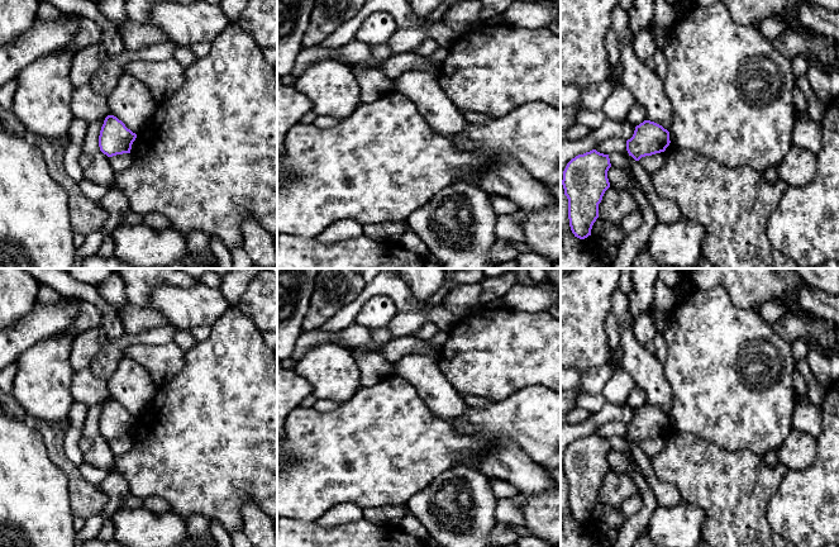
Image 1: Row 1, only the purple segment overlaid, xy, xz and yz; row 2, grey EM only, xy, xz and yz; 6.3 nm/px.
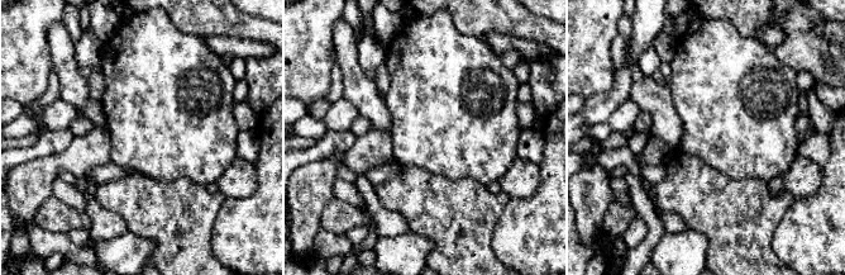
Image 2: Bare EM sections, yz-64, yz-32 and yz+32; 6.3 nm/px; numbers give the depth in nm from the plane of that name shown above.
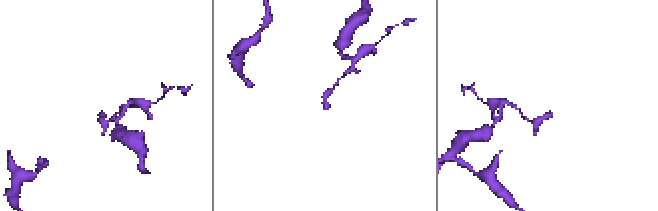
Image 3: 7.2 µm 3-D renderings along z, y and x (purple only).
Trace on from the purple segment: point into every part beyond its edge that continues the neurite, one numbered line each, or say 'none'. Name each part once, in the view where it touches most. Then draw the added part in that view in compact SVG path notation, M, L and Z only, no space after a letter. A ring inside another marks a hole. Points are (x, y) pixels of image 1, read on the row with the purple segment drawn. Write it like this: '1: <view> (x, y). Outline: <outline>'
none

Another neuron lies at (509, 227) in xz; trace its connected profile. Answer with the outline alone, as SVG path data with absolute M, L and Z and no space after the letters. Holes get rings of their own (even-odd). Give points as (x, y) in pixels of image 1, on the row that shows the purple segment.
M518 210L513 214L497 215L496 218L496 236L497 239L524 242L525 234L523 230L523 223L525 213Z

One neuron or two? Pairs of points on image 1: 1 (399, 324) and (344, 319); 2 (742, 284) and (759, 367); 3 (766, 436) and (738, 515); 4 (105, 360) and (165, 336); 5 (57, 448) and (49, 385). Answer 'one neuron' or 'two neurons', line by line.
1: two neurons
2: two neurons
3: two neurons
4: one neuron
5: two neurons

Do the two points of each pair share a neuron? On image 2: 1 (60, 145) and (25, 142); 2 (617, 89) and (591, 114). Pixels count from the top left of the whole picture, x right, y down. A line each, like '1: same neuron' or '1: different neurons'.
1: different neurons
2: same neuron

